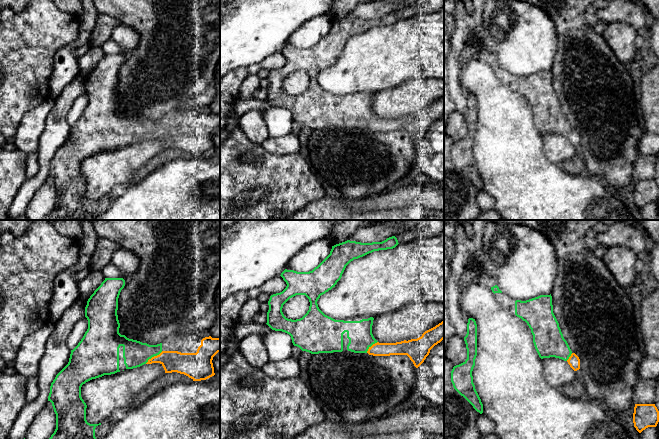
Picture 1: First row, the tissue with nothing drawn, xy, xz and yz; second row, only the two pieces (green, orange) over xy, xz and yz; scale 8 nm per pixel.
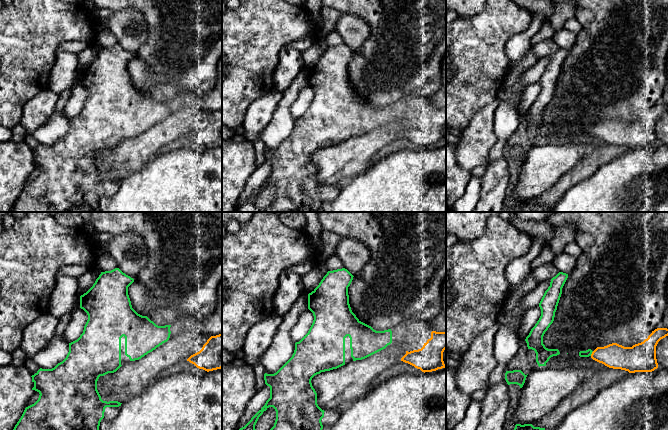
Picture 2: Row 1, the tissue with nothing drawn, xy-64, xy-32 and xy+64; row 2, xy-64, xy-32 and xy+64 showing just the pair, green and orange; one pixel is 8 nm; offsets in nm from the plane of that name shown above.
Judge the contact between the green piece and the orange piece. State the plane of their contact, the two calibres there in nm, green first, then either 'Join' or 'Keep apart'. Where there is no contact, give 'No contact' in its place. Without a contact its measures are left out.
Touches green in xy. Thickness 200 nm (green) against 180 nm. Join

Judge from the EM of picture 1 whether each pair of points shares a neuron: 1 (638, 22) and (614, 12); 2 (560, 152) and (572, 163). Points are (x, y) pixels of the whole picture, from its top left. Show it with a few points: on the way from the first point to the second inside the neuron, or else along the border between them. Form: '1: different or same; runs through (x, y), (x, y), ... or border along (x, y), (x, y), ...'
1: same; runs through (632, 16), (626, 12), (620, 12)
2: different; border along (575, 154), (560, 165)

